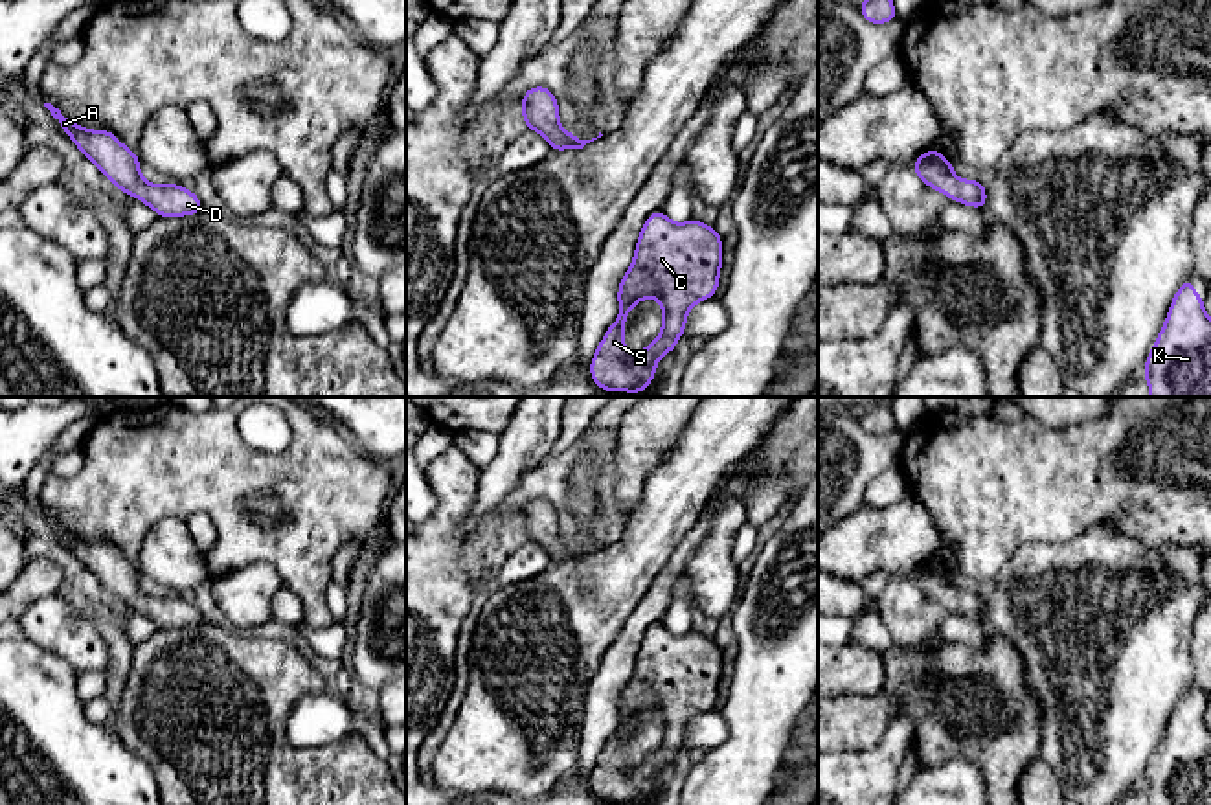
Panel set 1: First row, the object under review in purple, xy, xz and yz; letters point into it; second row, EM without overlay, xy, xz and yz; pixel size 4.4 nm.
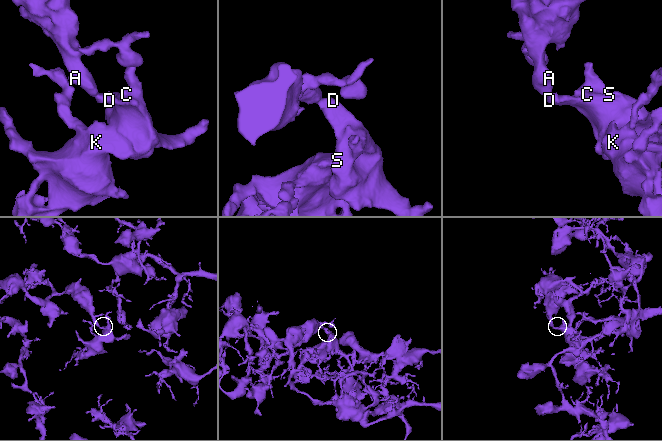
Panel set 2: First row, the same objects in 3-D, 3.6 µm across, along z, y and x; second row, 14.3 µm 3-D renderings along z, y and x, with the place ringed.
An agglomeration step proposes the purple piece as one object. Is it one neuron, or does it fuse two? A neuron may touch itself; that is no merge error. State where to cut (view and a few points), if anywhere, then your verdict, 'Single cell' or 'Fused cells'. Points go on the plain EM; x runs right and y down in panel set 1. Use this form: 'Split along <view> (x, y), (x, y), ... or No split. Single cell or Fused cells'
No split. Single cell

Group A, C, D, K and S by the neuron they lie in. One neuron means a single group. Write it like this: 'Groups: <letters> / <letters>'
Groups: A C D K S

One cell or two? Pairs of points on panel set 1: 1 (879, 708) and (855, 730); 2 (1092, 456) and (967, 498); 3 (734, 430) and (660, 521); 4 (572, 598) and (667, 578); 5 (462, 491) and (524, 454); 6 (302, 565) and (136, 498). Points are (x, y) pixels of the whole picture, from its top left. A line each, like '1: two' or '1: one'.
1: one
2: one
3: one
4: two
5: two
6: one

